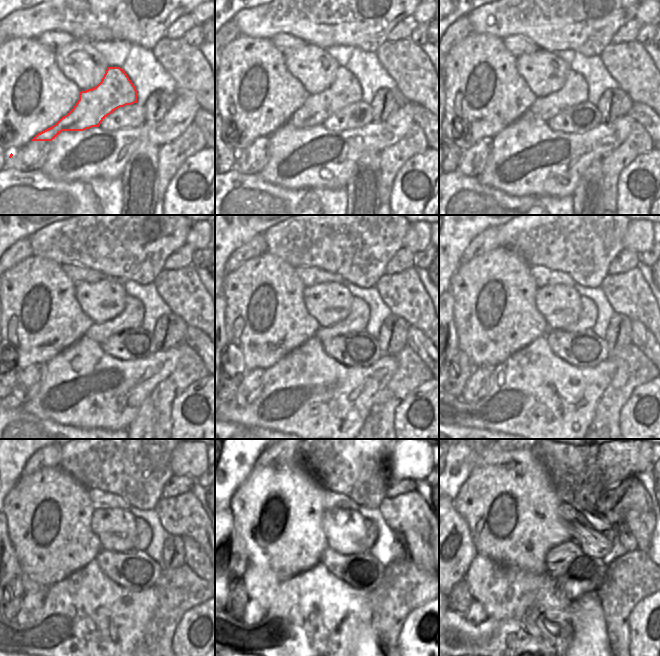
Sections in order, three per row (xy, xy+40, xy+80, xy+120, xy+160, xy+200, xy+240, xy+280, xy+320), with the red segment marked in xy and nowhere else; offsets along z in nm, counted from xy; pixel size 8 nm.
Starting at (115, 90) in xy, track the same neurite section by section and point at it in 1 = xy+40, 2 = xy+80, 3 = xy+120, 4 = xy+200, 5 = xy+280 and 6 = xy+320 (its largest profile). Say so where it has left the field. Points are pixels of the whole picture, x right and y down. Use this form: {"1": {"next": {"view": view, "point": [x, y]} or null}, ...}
{"1": {"next": {"view": "xy+40", "point": [345, 90]}}, "2": {"next": {"view": "xy+80", "point": [575, 90]}}, "3": {"next": {"view": "xy+120", "point": [132, 316]}}, "4": {"next": {"view": "xy+200", "point": [589, 312]}}, "5": {"next": {"view": "xy+280", "point": [372, 530]}}, "6": {"next": {"view": "xy+320", "point": [611, 524]}}}

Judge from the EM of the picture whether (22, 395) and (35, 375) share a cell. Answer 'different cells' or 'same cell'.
same cell

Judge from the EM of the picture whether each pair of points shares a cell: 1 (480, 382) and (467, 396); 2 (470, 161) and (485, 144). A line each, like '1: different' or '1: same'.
1: same
2: same

